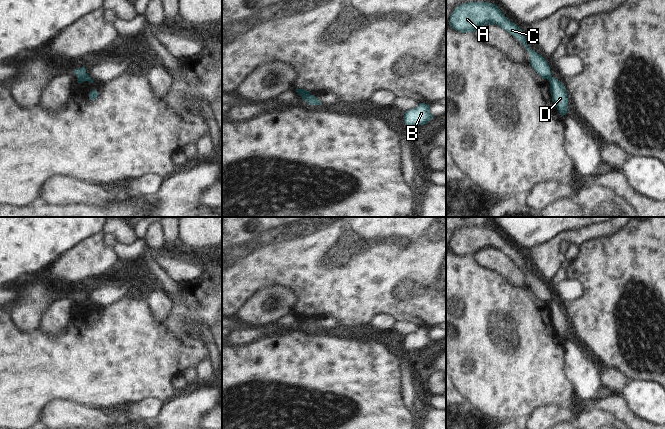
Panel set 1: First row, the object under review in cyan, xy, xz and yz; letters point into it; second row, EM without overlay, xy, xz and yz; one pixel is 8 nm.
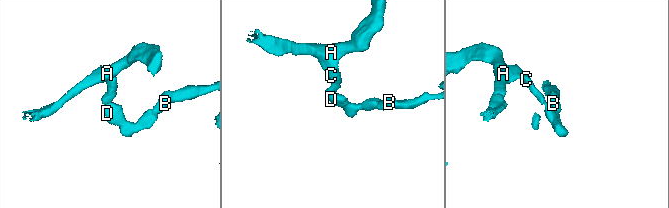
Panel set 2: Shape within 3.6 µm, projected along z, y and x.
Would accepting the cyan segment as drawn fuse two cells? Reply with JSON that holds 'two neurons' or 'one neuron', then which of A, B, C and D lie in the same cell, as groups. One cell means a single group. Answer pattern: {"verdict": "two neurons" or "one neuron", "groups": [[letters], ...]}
{"verdict": "two neurons", "groups": [["A", "C"], ["B", "D"]]}

